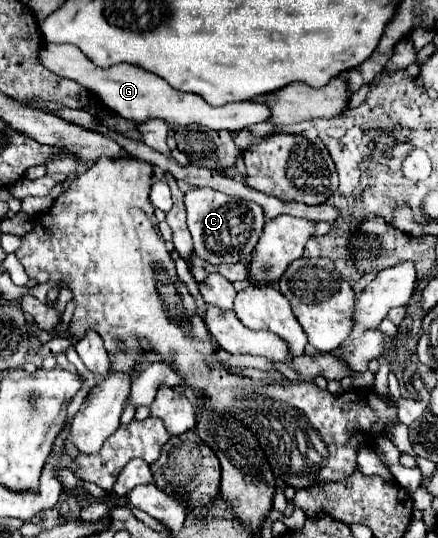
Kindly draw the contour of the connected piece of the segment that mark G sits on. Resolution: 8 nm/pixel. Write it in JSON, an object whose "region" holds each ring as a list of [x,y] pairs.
{"region":[[[44,43],[44,47],[40,47],[40,61],[44,61],[44,67],[48,71],[80,83],[80,85],[88,87],[88,91],[96,91],[100,95],[102,103],[110,111],[116,111],[120,117],[136,121],[136,123],[142,123],[150,117],[158,117],[158,119],[166,121],[170,129],[188,127],[188,125],[196,123],[196,125],[202,125],[202,127],[208,127],[208,129],[214,129],[214,131],[220,131],[220,129],[240,131],[240,129],[246,129],[250,125],[256,125],[256,123],[262,123],[262,121],[270,119],[270,109],[262,101],[238,101],[238,103],[212,107],[200,95],[176,91],[174,87],[170,87],[158,75],[152,75],[152,73],[148,73],[148,71],[144,71],[136,65],[118,63],[118,65],[112,65],[112,67],[106,67],[106,69],[96,67],[74,45]]]}

